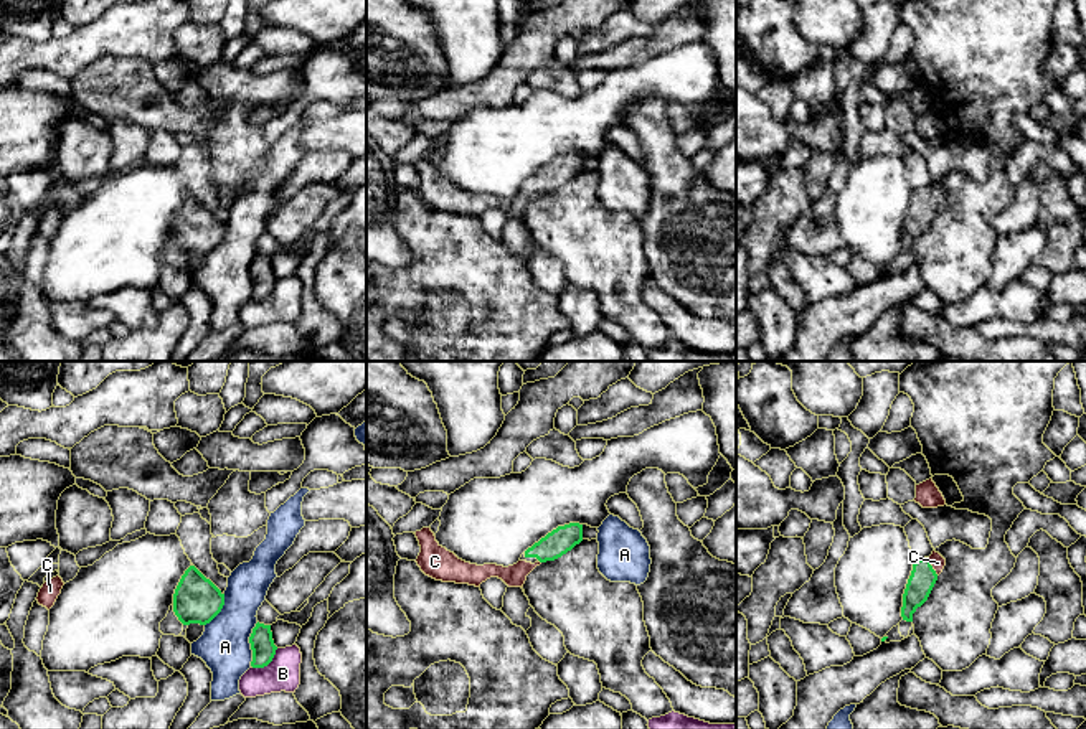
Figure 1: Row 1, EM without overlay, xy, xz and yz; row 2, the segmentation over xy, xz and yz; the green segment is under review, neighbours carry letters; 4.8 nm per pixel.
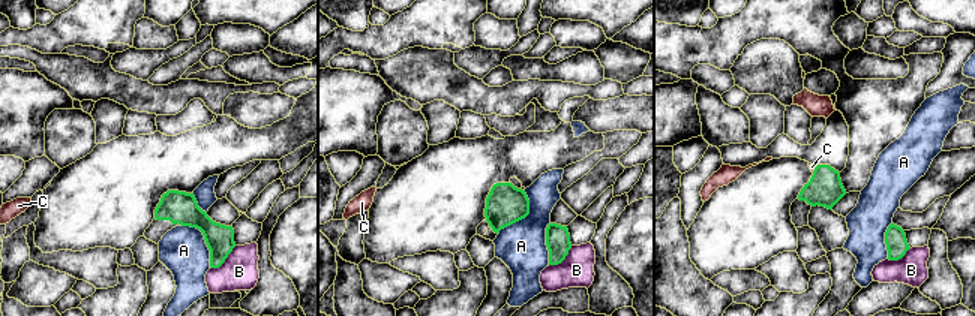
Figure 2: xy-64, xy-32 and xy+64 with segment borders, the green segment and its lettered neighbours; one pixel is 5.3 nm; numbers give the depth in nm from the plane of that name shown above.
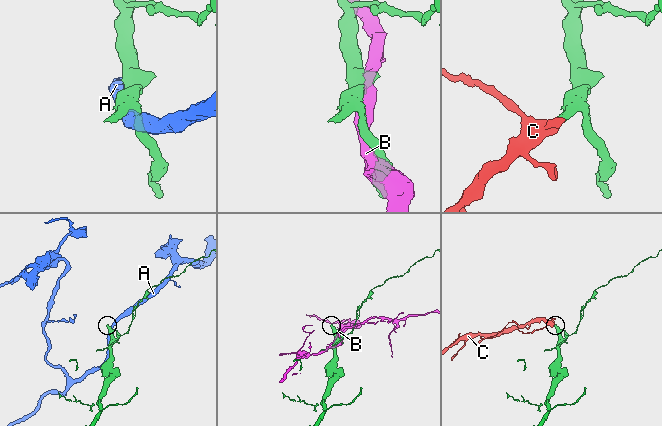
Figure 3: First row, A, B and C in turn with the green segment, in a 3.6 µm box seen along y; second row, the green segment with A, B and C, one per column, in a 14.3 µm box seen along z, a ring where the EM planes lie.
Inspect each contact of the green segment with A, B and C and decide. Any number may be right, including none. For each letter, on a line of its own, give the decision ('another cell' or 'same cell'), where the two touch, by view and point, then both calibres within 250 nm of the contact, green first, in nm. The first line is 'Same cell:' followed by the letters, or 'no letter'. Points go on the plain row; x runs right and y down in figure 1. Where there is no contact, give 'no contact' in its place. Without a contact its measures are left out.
Same cell: C
A: another cell | xy (250, 272) | 120/240 nm
B: another cell | xy (266, 296) | 120/170 nm
C: same cell | yz (931, 197) | 130/70 nm

